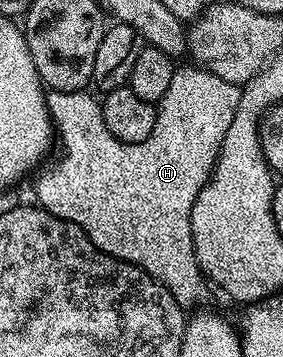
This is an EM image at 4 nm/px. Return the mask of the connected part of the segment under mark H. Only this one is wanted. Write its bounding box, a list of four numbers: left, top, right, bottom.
[33,68,240,311]

